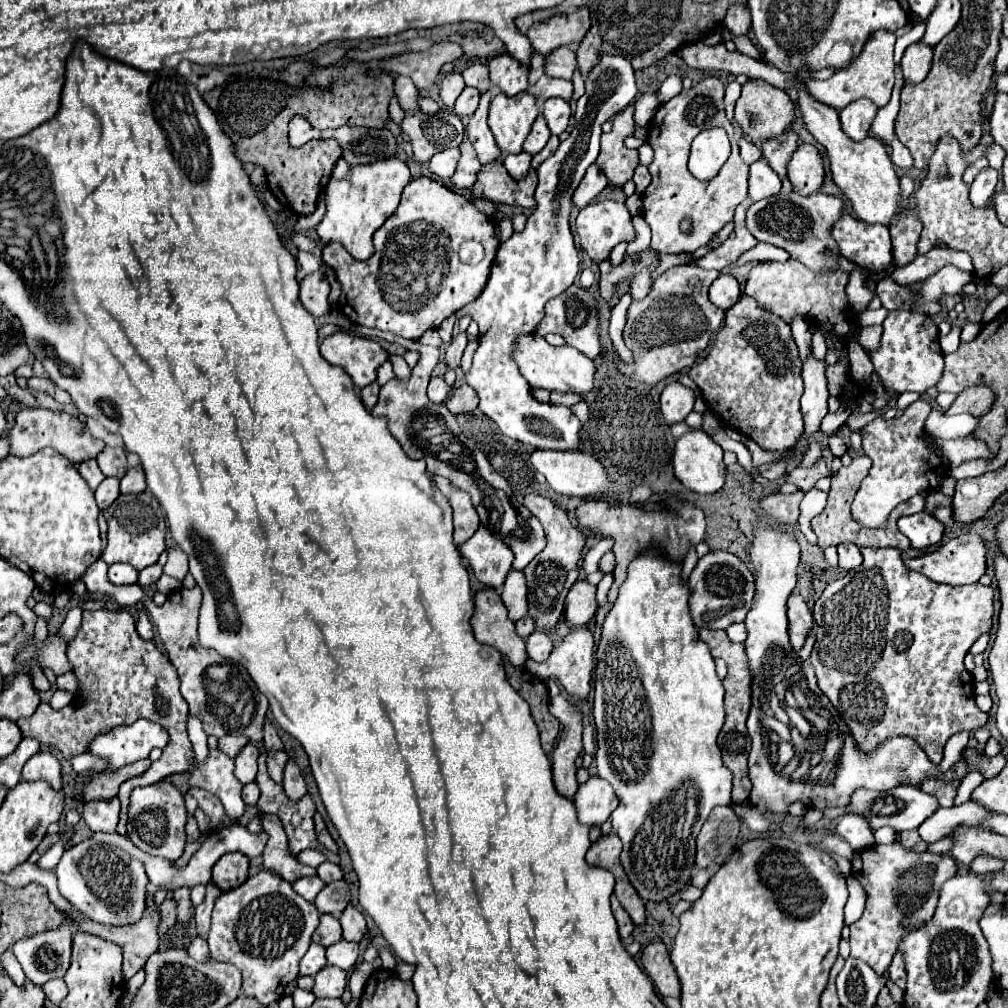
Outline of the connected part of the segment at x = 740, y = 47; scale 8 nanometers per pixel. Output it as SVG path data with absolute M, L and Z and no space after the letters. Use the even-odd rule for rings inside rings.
M733 35L731 37L731 41L735 43L735 47L737 47L737 51L739 53L743 53L743 55L749 55L749 57L753 57L753 59L759 59L761 55L759 55L759 51L757 51L757 47L749 41L749 37L747 35Z

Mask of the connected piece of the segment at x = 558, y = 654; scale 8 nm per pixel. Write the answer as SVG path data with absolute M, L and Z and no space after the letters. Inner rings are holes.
M577 627L553 649L553 653L549 655L547 661L535 663L529 659L527 671L533 673L541 681L547 681L549 677L557 677L569 695L573 695L577 699L585 699L589 695L589 689L591 689L591 675L593 675L593 667L595 667L593 647L595 647L593 633L587 627Z

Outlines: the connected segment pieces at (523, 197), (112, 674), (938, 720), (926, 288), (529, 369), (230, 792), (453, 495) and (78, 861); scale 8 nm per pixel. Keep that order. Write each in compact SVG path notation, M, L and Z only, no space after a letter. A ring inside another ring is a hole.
M503 163L491 165L491 169L483 169L477 175L477 181L483 187L483 197L495 203L519 205L519 207L535 207L535 187L537 187L537 171L529 171L523 181L515 181Z
M85 611L79 635L67 647L67 659L73 665L71 671L79 683L75 699L59 711L41 703L33 717L19 719L17 725L23 737L33 737L45 747L55 747L65 759L71 759L73 755L87 751L91 737L117 725L131 725L139 717L159 723L169 733L169 743L163 749L161 759L157 759L147 773L137 779L129 779L119 789L117 797L121 801L121 821L117 833L125 835L127 799L131 789L191 769L193 747L187 735L189 707L179 693L179 677L173 663L161 649L157 649L155 641L145 641L137 635L135 621L127 611Z
M861 549L863 555L863 563L859 565L859 569L849 571L845 577L829 583L825 587L825 591L821 593L821 597L815 601L815 621L817 621L817 631L815 631L815 647L811 651L811 665L815 667L817 673L817 681L819 681L819 689L829 697L829 701L835 705L835 709L839 711L839 715L845 719L845 723L849 725L857 745L863 751L871 751L875 749L875 745L879 745L879 741L891 737L891 735L907 735L913 737L919 747L927 753L927 757L933 763L939 763L943 759L943 747L947 743L947 739L959 731L973 731L979 727L985 727L989 717L987 713L979 711L975 707L975 695L973 695L973 677L971 673L965 669L963 665L963 657L967 655L969 647L983 635L991 631L991 617L993 617L993 589L985 587L981 583L971 583L971 585L961 585L961 587L953 587L953 585L941 585L935 581L929 581L927 577L923 577L921 573L915 573L911 569L907 569L901 561L901 553L897 549Z
M953 265L943 267L941 271L937 271L935 275L927 277L923 281L923 287L919 291L921 295L921 305L917 307L917 311L927 313L927 315L935 315L939 311L939 295L941 293L961 293L965 285L969 285L973 281L971 273L965 273Z
M527 335L527 337L519 337L517 341L515 361L523 377L531 383L531 387L543 387L547 391L579 393L579 395L589 393L593 389L595 363L587 355L579 353L575 347L569 347L569 345L553 347L539 335Z
M211 749L209 757L203 765L197 765L189 777L191 787L201 787L217 795L225 807L225 813L239 821L245 813L245 803L241 797L243 783L233 775L233 759L221 753L219 749Z
M435 477L435 483L453 507L453 525L455 525L453 539L455 539L455 545L461 545L463 541L467 541L477 531L479 515L473 509L467 493L463 493L455 485L451 485L451 481L447 481L445 477Z
M95 839L81 841L65 849L55 867L59 893L85 917L103 925L131 925L143 917L143 897L147 893L147 875L139 861L131 861L123 849Z

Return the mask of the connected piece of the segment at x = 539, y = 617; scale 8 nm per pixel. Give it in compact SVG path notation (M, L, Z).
M529 493L525 495L525 503L523 503L531 515L535 515L547 535L547 547L539 553L539 557L535 557L527 567L525 567L525 577L527 577L527 585L529 585L529 615L537 621L537 629L553 629L557 625L557 621L563 617L563 605L565 605L565 597L567 591L571 589L571 585L579 579L581 573L581 551L585 547L585 535L579 527L573 527L567 513L553 505L551 499Z

